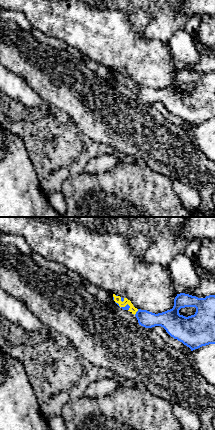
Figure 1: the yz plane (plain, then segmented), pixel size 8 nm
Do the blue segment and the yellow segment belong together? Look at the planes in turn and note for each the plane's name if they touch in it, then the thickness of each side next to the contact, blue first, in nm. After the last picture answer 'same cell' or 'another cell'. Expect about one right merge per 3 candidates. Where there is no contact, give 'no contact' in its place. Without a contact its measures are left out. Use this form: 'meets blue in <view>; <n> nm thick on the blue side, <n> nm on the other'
meets blue in yz; 130 nm thick on the blue side, 60 nm on the other

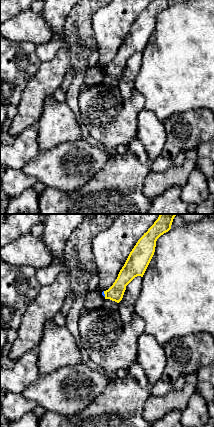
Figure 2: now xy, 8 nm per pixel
meets blue in xy; 20 nm thick on the blue side, 130 nm on the other

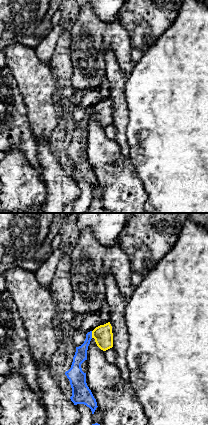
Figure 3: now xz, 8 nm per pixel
meets blue in xz; 100 nm thick on the blue side, 150 nm on the other

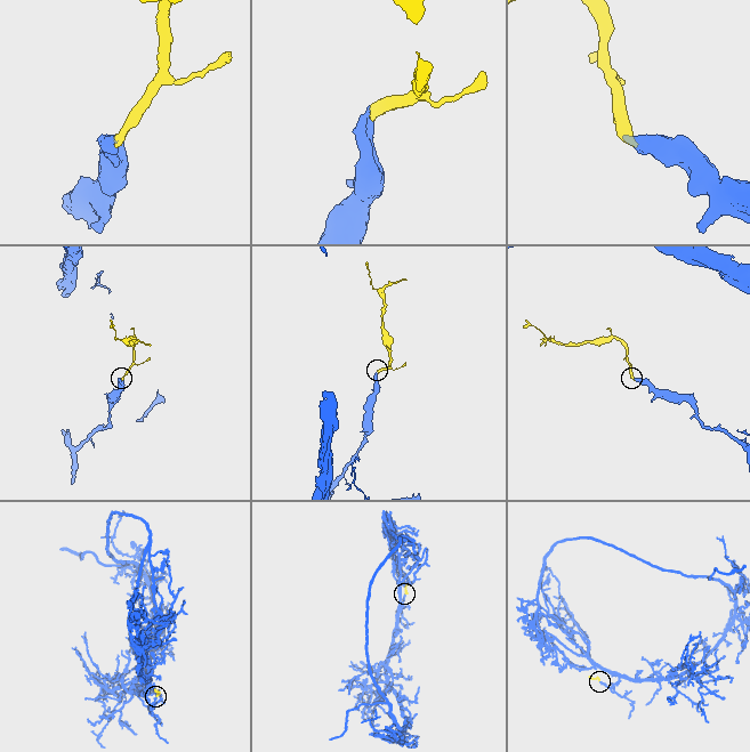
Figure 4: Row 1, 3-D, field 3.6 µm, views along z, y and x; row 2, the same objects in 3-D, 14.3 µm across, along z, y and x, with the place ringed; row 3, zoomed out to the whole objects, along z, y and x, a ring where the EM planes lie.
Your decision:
same cell

